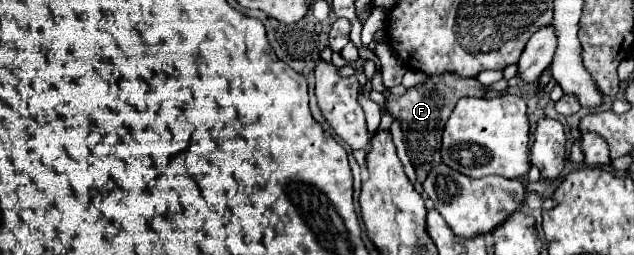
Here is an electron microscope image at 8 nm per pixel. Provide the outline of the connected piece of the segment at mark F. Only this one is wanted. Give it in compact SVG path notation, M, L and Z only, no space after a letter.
M443 73L429 77L429 81L421 87L411 87L407 89L405 95L401 97L387 97L385 105L391 117L395 117L401 123L401 129L405 133L405 145L407 145L407 155L413 163L415 169L423 167L431 169L441 163L441 135L445 129L445 123L455 109L457 101L461 97L483 97L485 89L477 79L465 79L465 77L455 77L453 73Z

